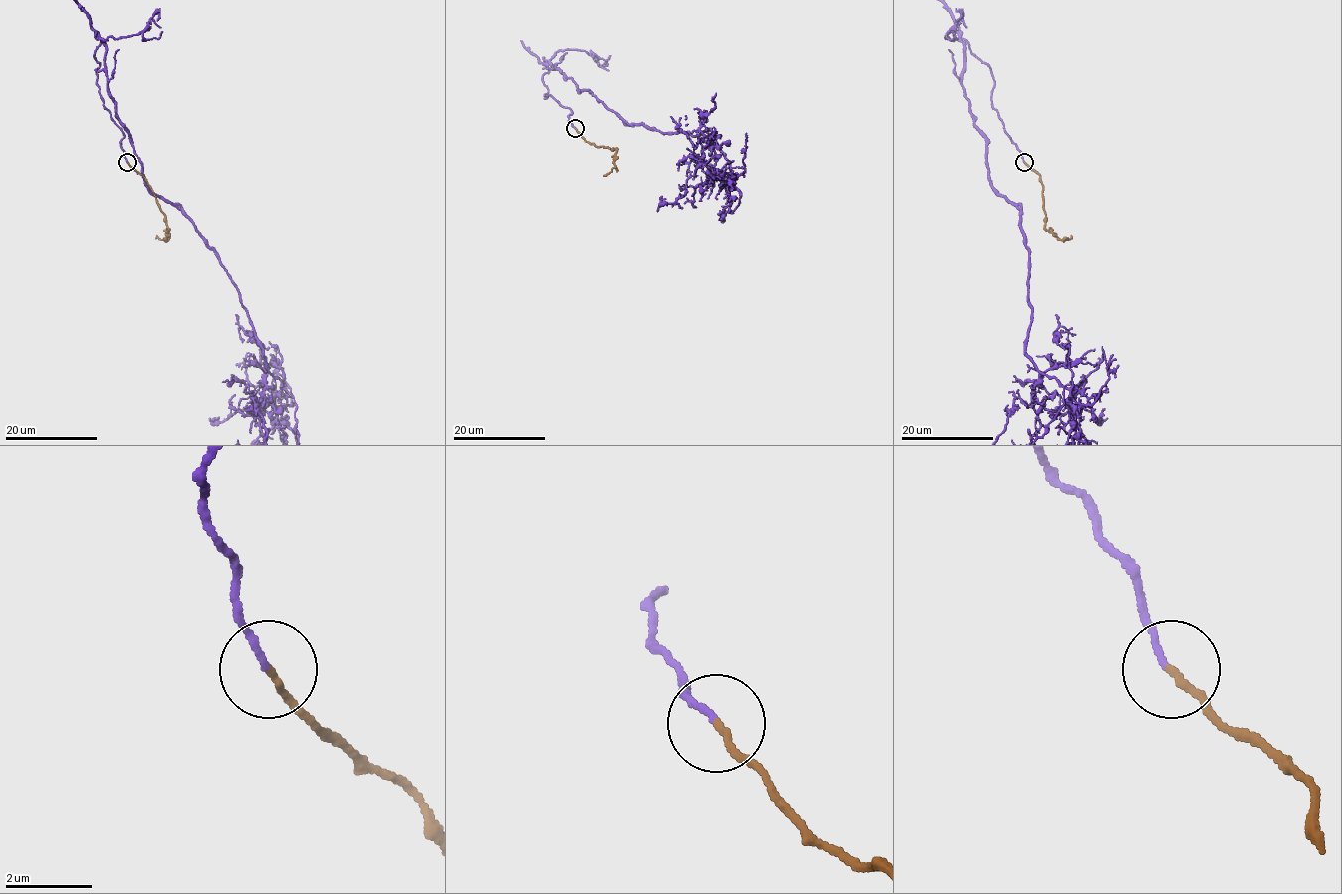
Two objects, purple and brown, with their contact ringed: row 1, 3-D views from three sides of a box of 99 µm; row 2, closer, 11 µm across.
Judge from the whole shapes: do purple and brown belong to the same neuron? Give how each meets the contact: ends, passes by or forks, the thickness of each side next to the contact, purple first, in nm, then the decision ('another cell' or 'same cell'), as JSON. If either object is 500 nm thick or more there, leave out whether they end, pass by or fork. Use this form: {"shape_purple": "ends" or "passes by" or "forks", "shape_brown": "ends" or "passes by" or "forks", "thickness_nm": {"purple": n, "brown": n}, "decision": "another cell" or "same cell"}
{"shape_purple": "ends", "shape_brown": "ends", "thickness_nm": {"purple": 140, "brown": 160}, "decision": "same cell"}

